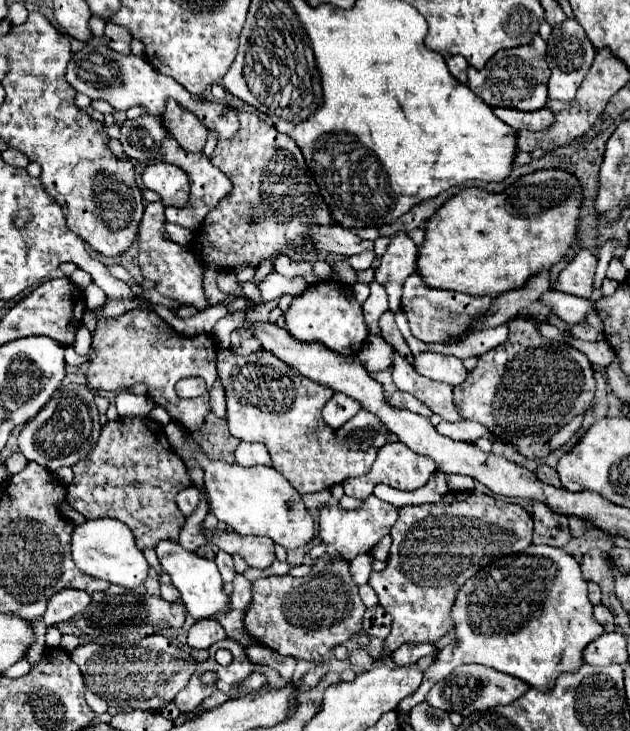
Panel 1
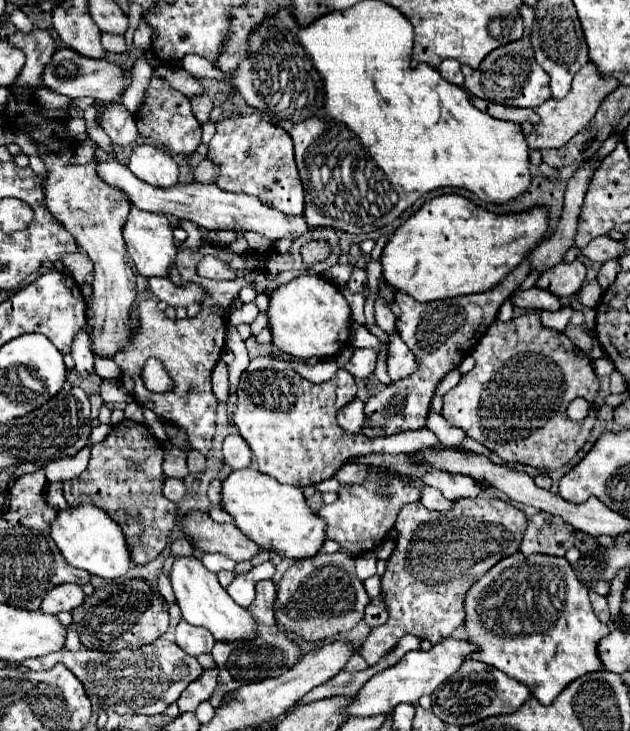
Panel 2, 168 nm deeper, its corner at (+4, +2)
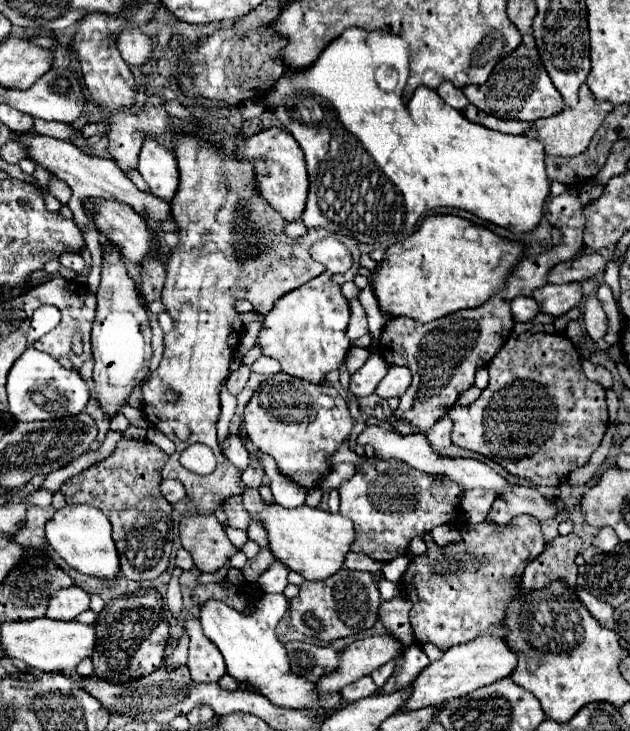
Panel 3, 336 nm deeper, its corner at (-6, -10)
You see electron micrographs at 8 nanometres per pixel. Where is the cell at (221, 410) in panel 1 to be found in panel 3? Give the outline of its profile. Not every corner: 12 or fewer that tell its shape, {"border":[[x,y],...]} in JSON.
{"border":[[242,364],[228,376],[226,388],[232,396],[244,388],[250,366]]}

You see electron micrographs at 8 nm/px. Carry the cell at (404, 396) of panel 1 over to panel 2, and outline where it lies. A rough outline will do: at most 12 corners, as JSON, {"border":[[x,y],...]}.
{"border":[[530,274],[482,294],[420,304],[396,292],[418,368],[366,402],[362,434],[422,428],[458,368]]}

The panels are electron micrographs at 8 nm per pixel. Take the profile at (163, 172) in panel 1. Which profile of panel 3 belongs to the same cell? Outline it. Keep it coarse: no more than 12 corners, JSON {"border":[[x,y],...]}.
{"border":[[156,140],[138,158],[150,194],[172,200],[178,162]]}

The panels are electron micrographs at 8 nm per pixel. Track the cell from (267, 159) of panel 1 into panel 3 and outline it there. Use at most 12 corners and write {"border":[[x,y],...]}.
{"border":[[290,132],[238,140],[254,184],[286,222],[306,208],[304,154]]}

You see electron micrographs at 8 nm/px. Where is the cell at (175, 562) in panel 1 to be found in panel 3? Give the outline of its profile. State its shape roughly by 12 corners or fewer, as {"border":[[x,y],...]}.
{"border":[[284,594],[244,616],[220,600],[200,606],[200,624],[228,674],[282,708],[332,710],[288,668],[276,624]]}

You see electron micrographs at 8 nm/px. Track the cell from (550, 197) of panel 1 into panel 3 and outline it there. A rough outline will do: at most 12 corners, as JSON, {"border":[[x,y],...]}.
{"border":[[434,214],[372,274],[382,312],[432,322],[502,290],[526,246]]}

